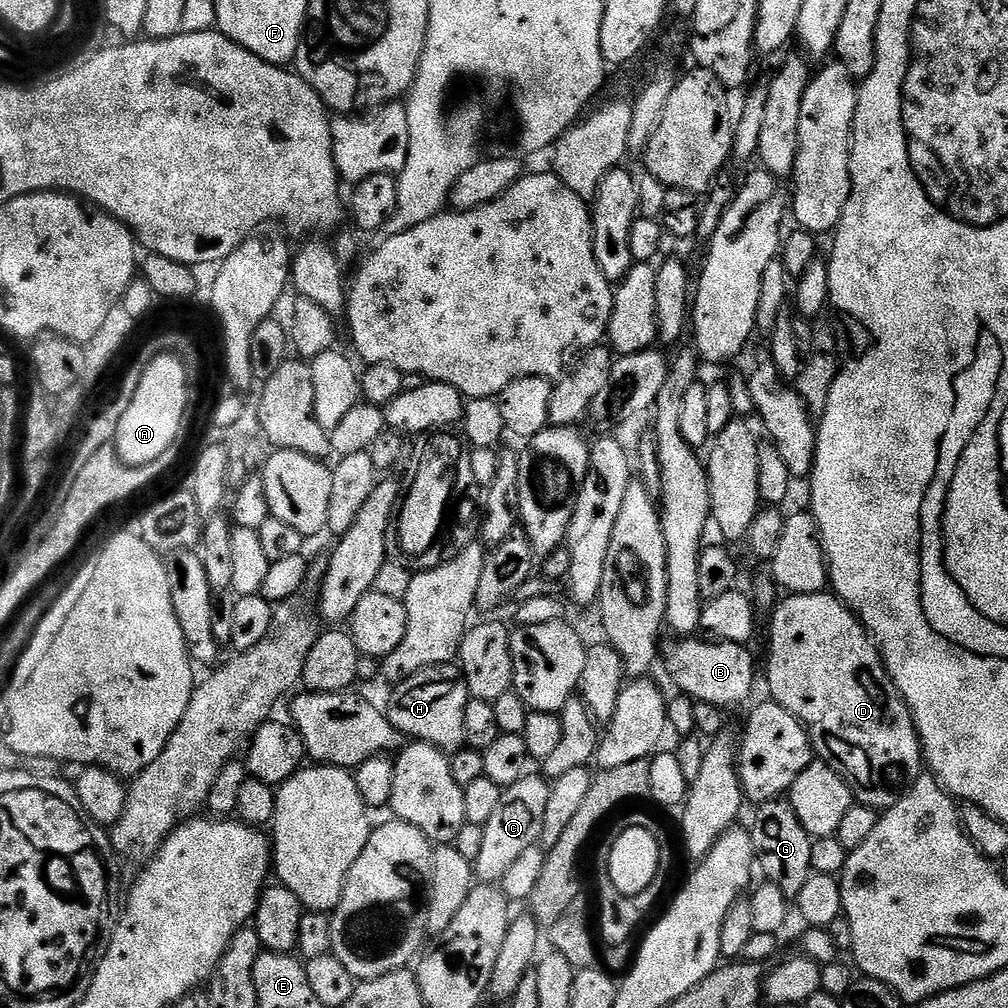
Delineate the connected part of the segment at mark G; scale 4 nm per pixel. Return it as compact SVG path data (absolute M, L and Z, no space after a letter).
M782 798L768 800L756 810L754 824L750 826L752 843L758 855L758 866L762 868L769 883L778 885L785 897L795 898L812 875L810 850L813 839L802 826L788 801Z

